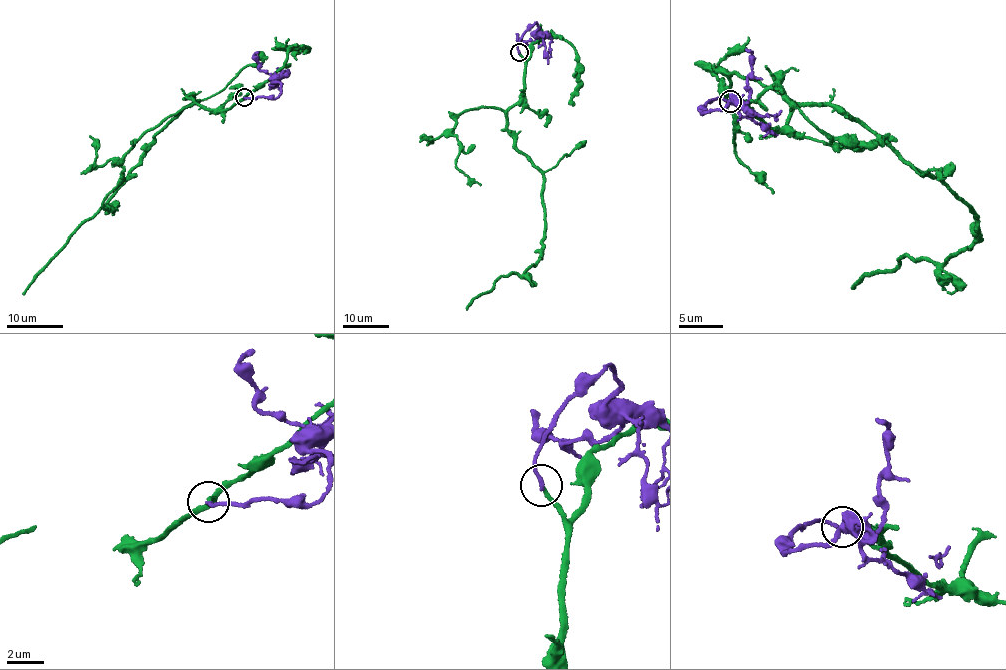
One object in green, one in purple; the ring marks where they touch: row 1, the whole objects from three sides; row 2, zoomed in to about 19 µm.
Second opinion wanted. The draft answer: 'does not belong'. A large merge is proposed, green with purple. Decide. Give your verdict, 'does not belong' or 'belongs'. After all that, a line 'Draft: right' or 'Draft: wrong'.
does not belong
Draft: right

